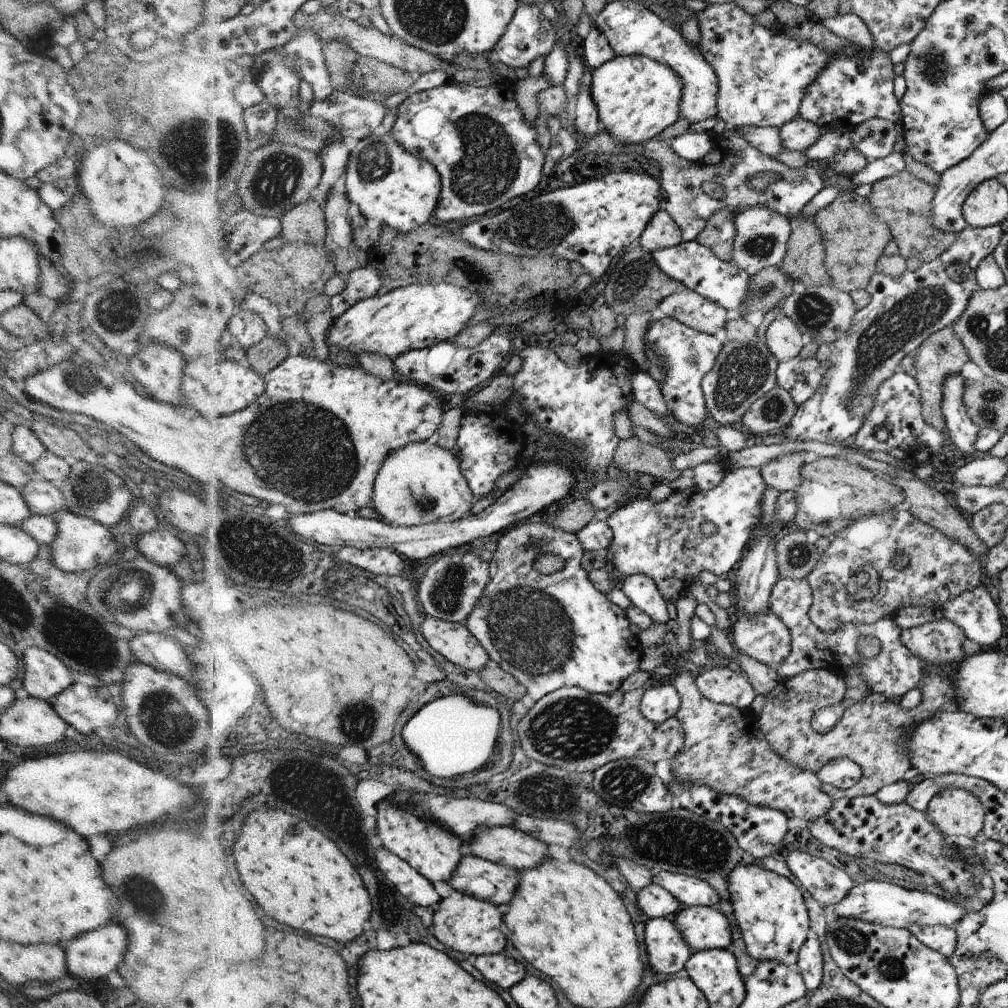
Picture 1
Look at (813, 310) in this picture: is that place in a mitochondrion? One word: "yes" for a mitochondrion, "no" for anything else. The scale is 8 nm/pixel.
yes

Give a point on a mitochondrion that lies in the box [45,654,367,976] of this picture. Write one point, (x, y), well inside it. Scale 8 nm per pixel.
(164, 717)

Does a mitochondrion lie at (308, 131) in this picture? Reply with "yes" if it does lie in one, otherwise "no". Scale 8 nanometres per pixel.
yes

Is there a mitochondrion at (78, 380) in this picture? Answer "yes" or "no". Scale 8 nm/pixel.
yes

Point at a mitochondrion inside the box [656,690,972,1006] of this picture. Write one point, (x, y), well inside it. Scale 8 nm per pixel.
(849, 940)

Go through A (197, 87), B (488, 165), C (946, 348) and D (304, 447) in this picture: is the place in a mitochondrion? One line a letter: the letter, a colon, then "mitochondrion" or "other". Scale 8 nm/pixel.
A: other
B: mitochondrion
C: mitochondrion
D: mitochondrion

